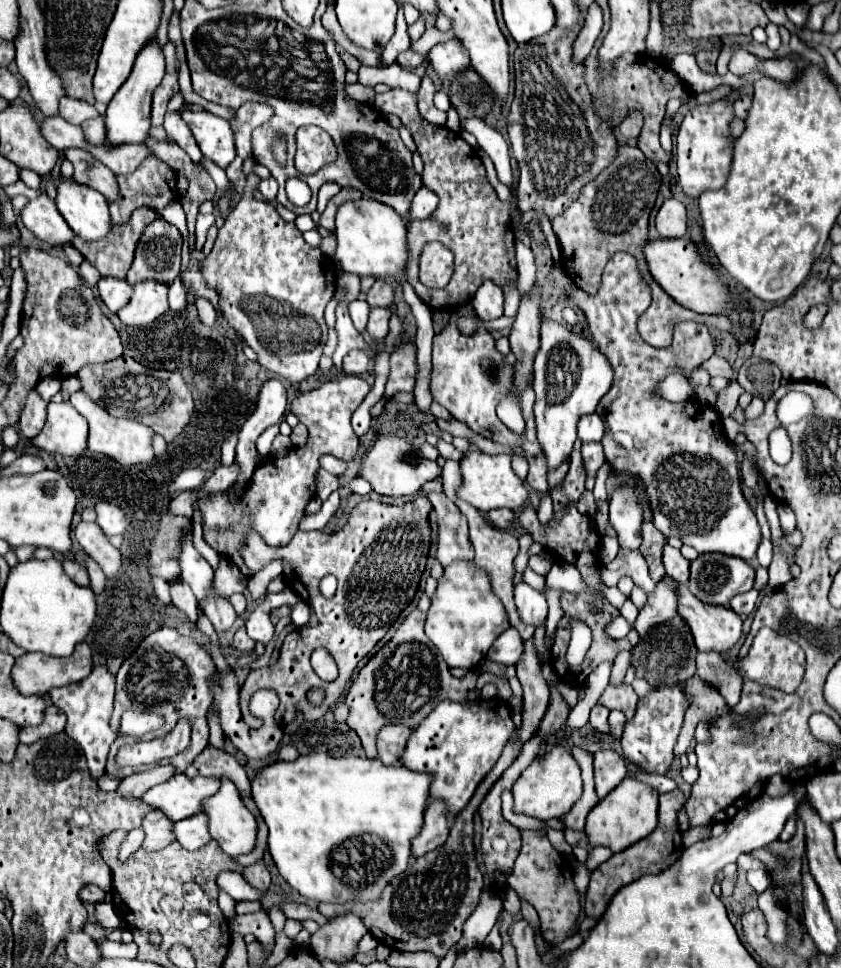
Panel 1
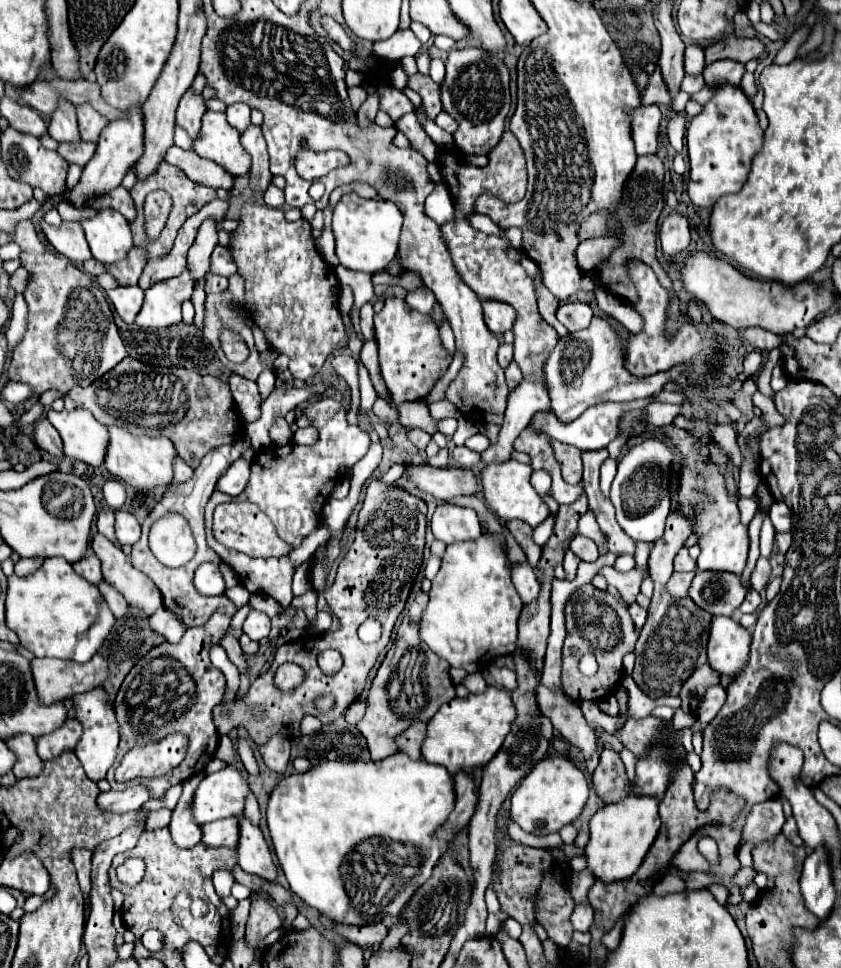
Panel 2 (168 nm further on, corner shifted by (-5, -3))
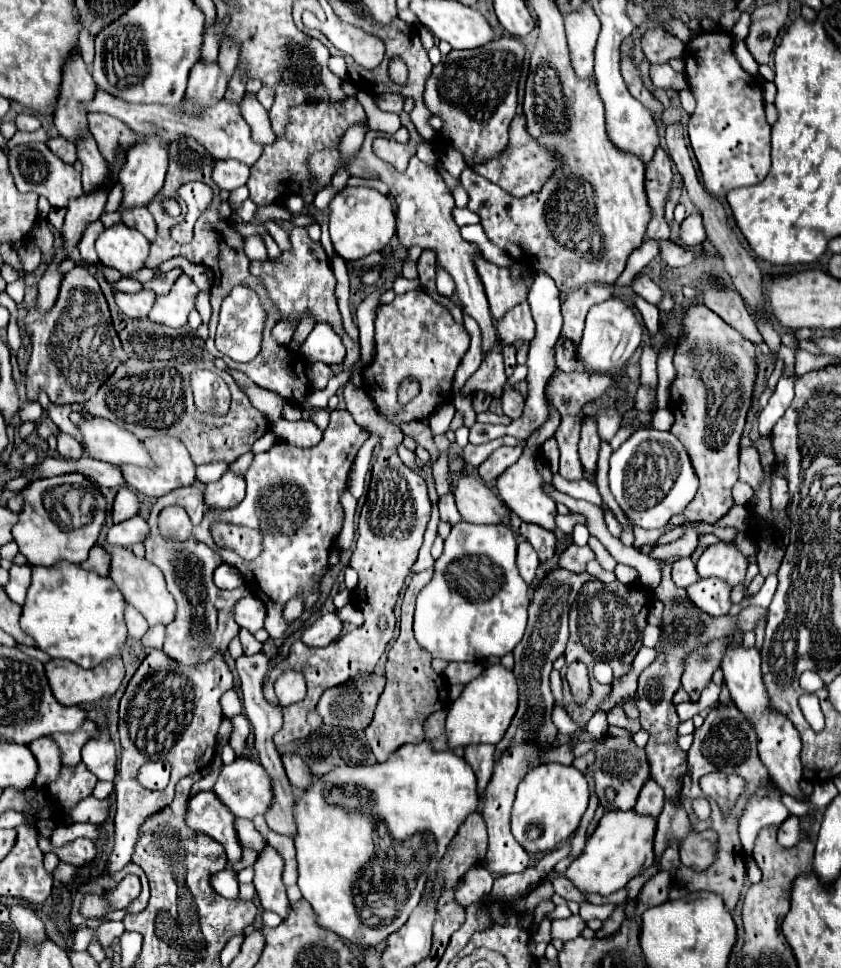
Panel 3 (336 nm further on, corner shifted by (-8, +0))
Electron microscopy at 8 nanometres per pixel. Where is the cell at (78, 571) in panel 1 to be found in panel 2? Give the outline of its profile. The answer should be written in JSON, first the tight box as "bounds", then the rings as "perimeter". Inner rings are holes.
{"bounds":[72,555,102,585],"perimeter":[[[88,555],[88,557],[80,559],[80,561],[76,561],[72,567],[74,567],[74,571],[76,571],[80,577],[84,577],[86,581],[90,581],[92,585],[98,585],[98,581],[102,581],[100,561],[98,561],[98,557],[94,557],[94,555]]]}

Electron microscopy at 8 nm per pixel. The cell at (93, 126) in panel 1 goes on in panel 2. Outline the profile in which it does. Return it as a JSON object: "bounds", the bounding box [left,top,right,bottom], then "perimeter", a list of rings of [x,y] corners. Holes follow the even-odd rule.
{"bounds":[58,141,96,167],"perimeter":[[[76,141],[76,143],[60,143],[58,153],[68,161],[68,163],[76,163],[80,167],[84,167],[92,155],[96,151],[96,143],[88,143],[88,141]]]}

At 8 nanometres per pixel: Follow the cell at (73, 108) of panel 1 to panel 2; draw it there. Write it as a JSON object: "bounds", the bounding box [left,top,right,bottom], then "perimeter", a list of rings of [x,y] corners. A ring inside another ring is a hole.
{"bounds":[76,105,108,141],"perimeter":[[[78,105],[76,115],[78,115],[80,137],[84,141],[96,141],[100,137],[100,131],[108,125],[108,119],[98,111],[94,111],[90,105]]]}

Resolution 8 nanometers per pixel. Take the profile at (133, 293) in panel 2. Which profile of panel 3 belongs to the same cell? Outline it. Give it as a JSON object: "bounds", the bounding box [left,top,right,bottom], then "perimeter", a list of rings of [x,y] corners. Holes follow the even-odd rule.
{"bounds":[115,290,155,318],"perimeter":[[[141,290],[135,294],[117,292],[115,302],[129,318],[147,318],[147,314],[151,312],[155,304],[155,292],[151,290]]]}

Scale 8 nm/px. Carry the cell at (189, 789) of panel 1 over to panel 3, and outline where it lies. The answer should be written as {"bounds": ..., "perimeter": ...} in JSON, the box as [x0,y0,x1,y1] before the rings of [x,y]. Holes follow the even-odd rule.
{"bounds":[213,758,273,820],"perimeter":[[[237,758],[233,764],[225,766],[213,792],[239,818],[253,820],[255,816],[265,816],[273,804],[273,786],[271,786],[271,778],[269,778],[267,770],[257,760],[249,760],[249,758]]]}

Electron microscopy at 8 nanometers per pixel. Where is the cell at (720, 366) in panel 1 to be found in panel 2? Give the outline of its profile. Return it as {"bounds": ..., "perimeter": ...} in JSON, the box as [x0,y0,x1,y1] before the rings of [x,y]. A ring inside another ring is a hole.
{"bounds":[544,317,688,423],"perimeter":[[[594,317],[590,327],[576,333],[568,333],[566,337],[560,337],[560,341],[550,351],[544,363],[544,377],[548,383],[552,413],[560,423],[570,423],[576,417],[580,417],[588,407],[594,407],[600,403],[632,401],[632,399],[654,395],[662,391],[662,387],[668,381],[688,375],[688,367],[678,365],[678,367],[672,367],[670,371],[656,373],[646,379],[638,379],[626,371],[626,367],[622,365],[622,355],[624,353],[622,353],[620,337],[616,335],[614,327],[600,317]]]}

